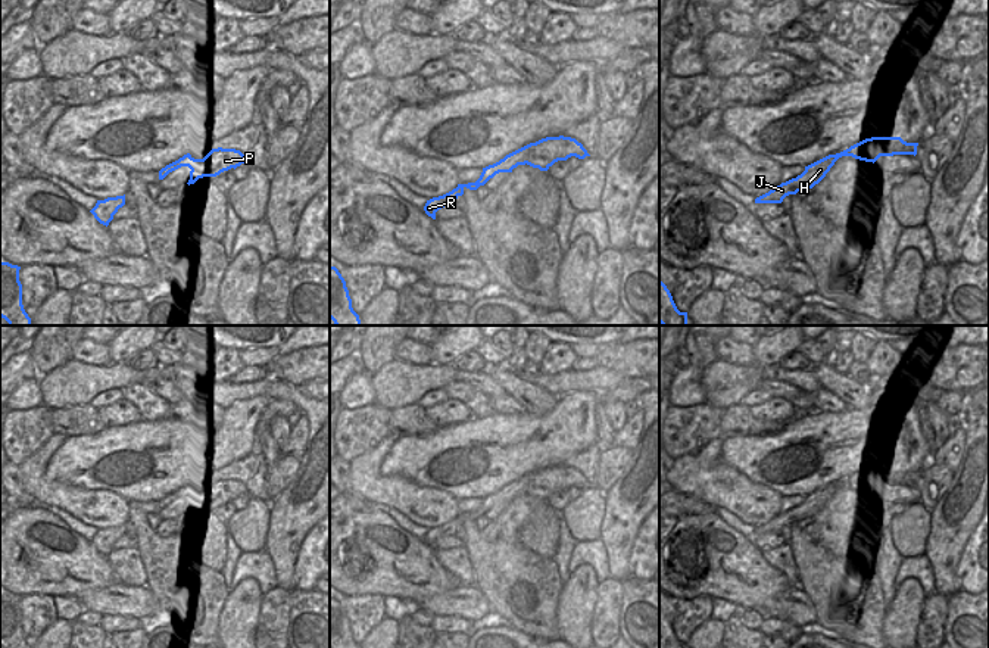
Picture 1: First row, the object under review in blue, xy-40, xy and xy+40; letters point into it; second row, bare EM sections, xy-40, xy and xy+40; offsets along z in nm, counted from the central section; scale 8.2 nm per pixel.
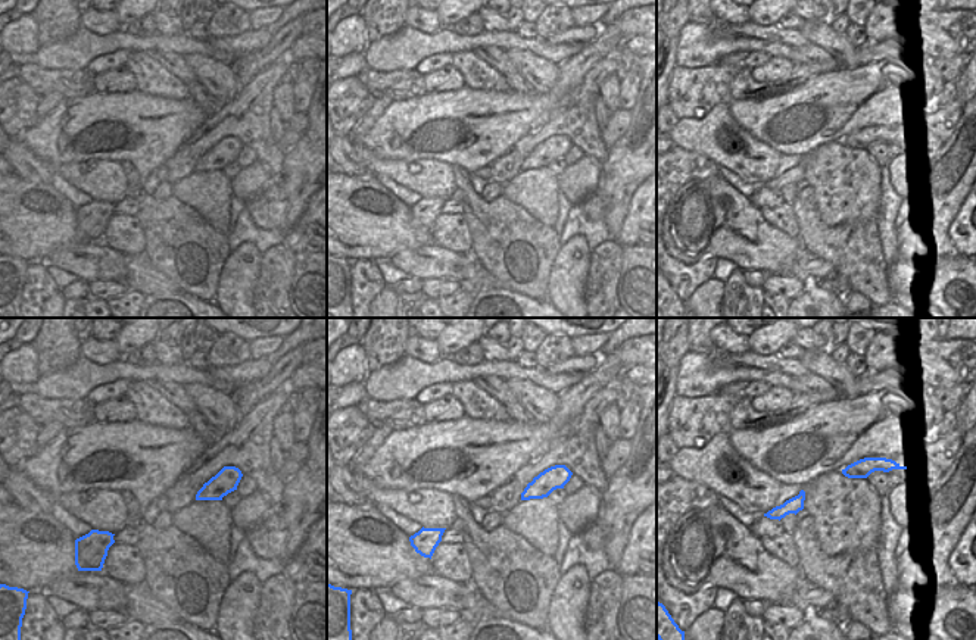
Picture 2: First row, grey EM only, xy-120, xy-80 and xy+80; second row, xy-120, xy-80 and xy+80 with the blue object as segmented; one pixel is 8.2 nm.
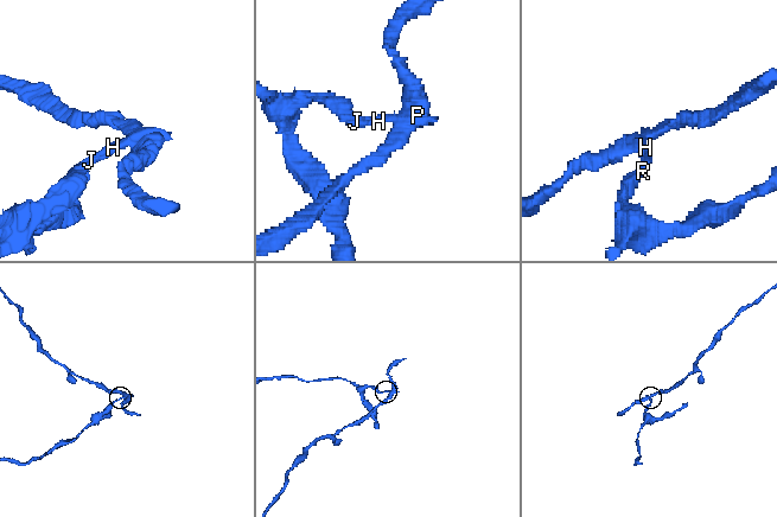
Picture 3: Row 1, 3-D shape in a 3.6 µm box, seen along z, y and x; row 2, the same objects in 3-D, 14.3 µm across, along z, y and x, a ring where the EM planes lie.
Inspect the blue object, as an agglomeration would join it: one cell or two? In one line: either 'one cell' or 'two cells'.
two cells

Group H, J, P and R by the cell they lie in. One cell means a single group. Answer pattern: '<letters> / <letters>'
H J R / P

